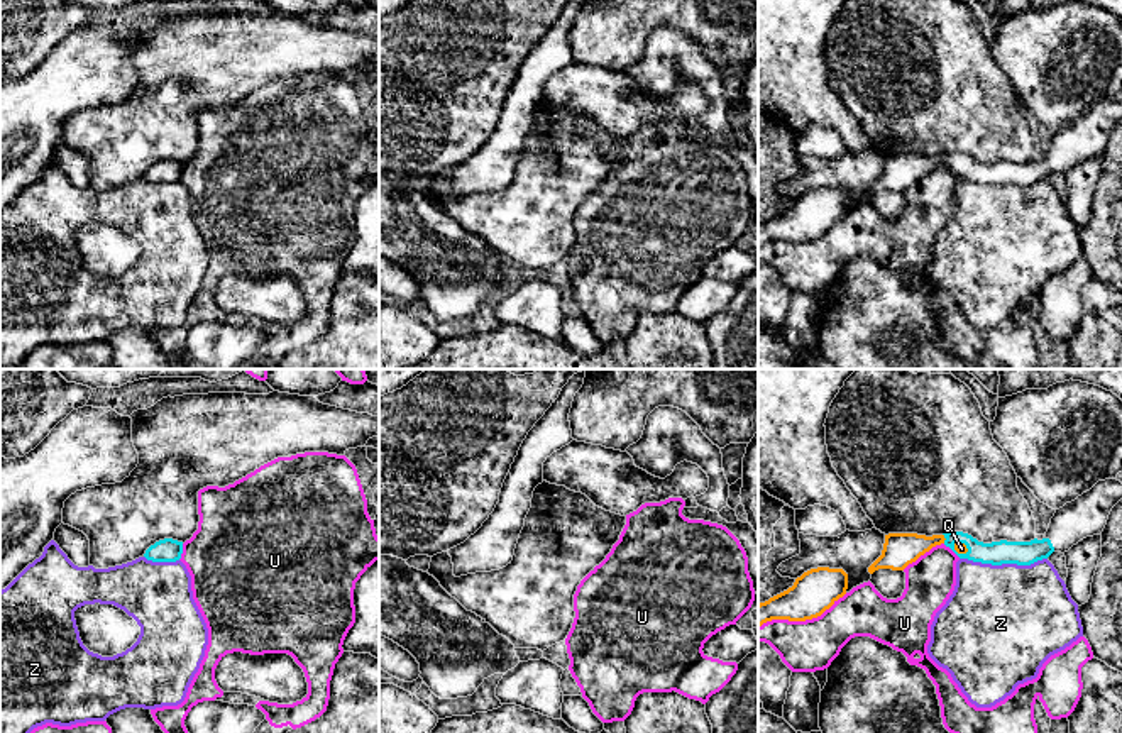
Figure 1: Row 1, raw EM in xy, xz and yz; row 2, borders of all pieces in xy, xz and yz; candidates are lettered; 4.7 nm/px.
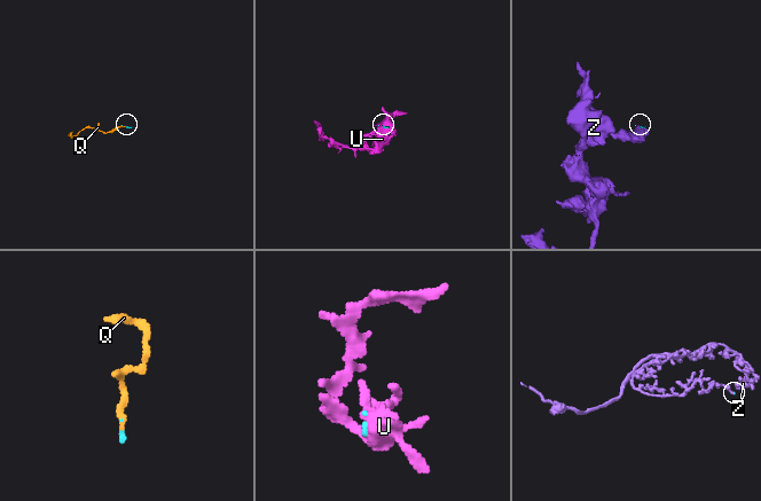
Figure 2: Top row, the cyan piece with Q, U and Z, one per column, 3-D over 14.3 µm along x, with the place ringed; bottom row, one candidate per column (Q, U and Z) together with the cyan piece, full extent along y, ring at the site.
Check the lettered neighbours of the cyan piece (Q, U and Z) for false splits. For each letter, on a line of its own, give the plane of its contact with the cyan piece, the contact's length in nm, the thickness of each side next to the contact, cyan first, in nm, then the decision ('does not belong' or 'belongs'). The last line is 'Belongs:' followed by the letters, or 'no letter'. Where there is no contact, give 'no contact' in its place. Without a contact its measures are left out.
Q: contact in yz; length 50 nm; calibres 100 and 160 nm; belongs
U: contact in xy; length 80 nm; calibres 110 and 440 nm; does not belong
Z: contact in yz; length 420 nm; calibres 110 and 480 nm; does not belong
Belongs: Q

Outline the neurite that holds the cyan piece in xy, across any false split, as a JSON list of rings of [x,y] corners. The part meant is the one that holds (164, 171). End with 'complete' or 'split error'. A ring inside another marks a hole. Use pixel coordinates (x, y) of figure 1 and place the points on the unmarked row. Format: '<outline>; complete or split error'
[[[164,159],[151,166],[144,178],[152,183],[176,183],[181,179],[183,163]]]; complete

